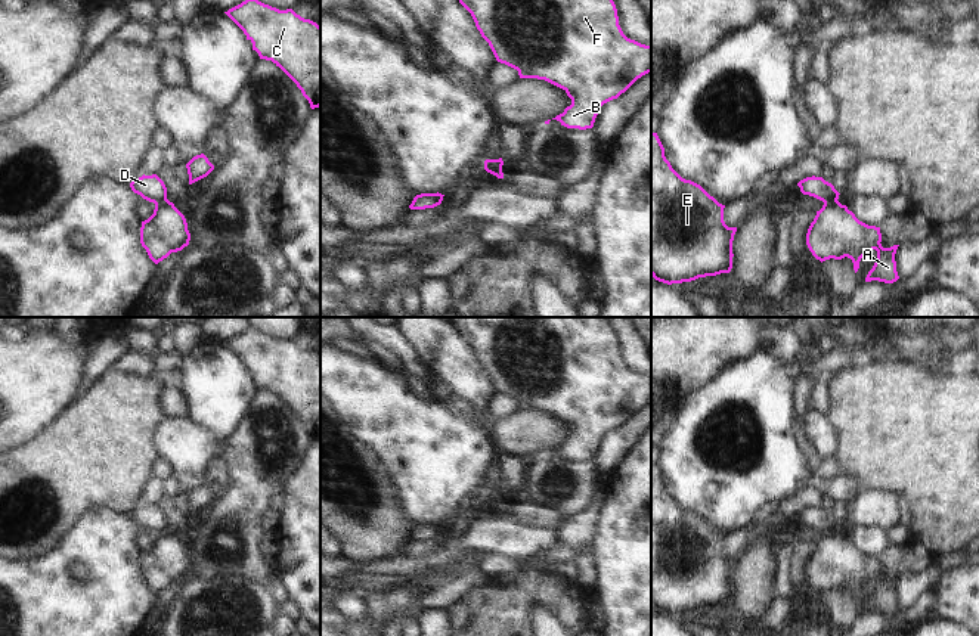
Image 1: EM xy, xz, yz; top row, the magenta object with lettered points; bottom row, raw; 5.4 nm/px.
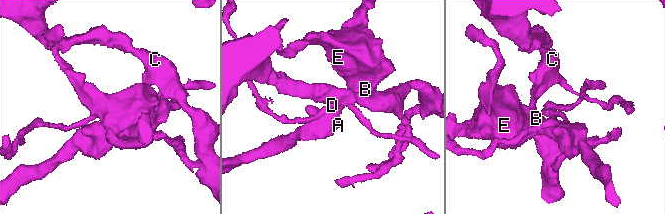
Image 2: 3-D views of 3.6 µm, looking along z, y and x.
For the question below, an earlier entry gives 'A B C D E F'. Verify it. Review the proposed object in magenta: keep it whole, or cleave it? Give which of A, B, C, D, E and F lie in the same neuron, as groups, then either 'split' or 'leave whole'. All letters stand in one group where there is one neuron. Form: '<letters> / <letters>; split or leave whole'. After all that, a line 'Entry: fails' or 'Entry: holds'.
A B C E F / D; split
Entry: fails

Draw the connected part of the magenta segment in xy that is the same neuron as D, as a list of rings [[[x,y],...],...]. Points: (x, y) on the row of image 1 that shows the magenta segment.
[[[142,176],[130,183],[130,187],[134,193],[140,195],[143,199],[161,204],[167,199],[167,187],[164,182],[157,176]]]

